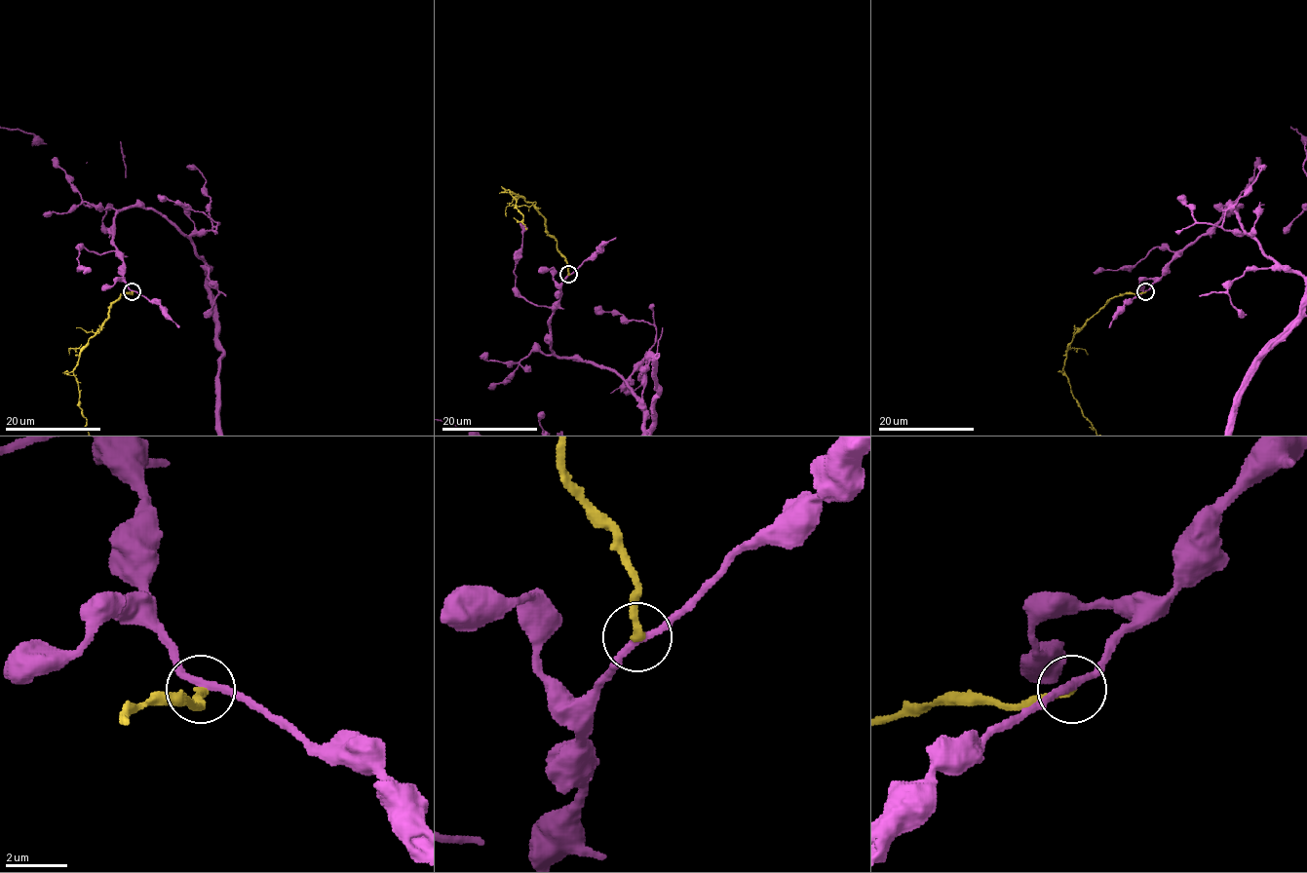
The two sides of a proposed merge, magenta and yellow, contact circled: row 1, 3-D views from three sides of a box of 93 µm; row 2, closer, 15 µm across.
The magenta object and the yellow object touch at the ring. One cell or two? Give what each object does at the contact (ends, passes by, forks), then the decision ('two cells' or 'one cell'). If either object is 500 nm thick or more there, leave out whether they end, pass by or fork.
magenta passes by | yellow ends | two cells

